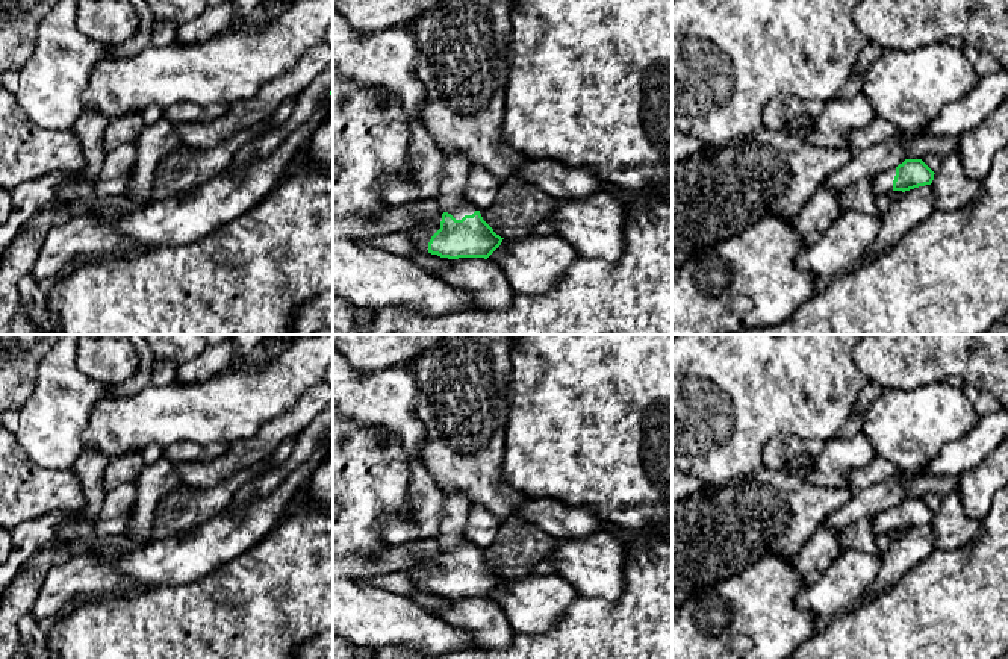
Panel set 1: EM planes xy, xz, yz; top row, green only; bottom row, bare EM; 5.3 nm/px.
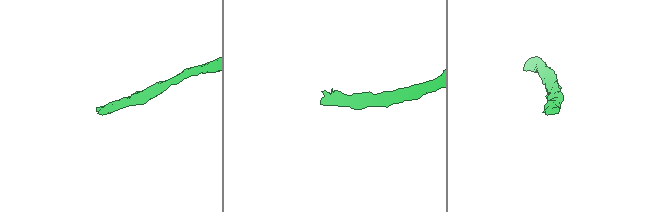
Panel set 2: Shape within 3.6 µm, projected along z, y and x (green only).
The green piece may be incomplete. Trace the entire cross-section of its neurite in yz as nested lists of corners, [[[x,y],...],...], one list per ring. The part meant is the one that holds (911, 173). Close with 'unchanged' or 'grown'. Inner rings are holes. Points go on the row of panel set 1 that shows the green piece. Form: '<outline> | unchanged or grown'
[[[905,159],[896,168],[881,173],[873,180],[873,194],[882,195],[891,191],[910,191],[931,185],[934,171],[922,159]]] | grown

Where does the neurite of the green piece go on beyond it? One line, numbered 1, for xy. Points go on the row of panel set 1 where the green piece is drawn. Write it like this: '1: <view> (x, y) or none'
1: none

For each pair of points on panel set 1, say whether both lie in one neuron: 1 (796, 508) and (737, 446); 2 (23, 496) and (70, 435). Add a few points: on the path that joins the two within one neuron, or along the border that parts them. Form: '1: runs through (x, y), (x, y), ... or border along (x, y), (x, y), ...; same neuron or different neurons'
1: border along (763, 464), (754, 476), (733, 477), (728, 482); different neurons
2: border along (18, 444), (34, 462), (47, 468), (68, 470); different neurons

